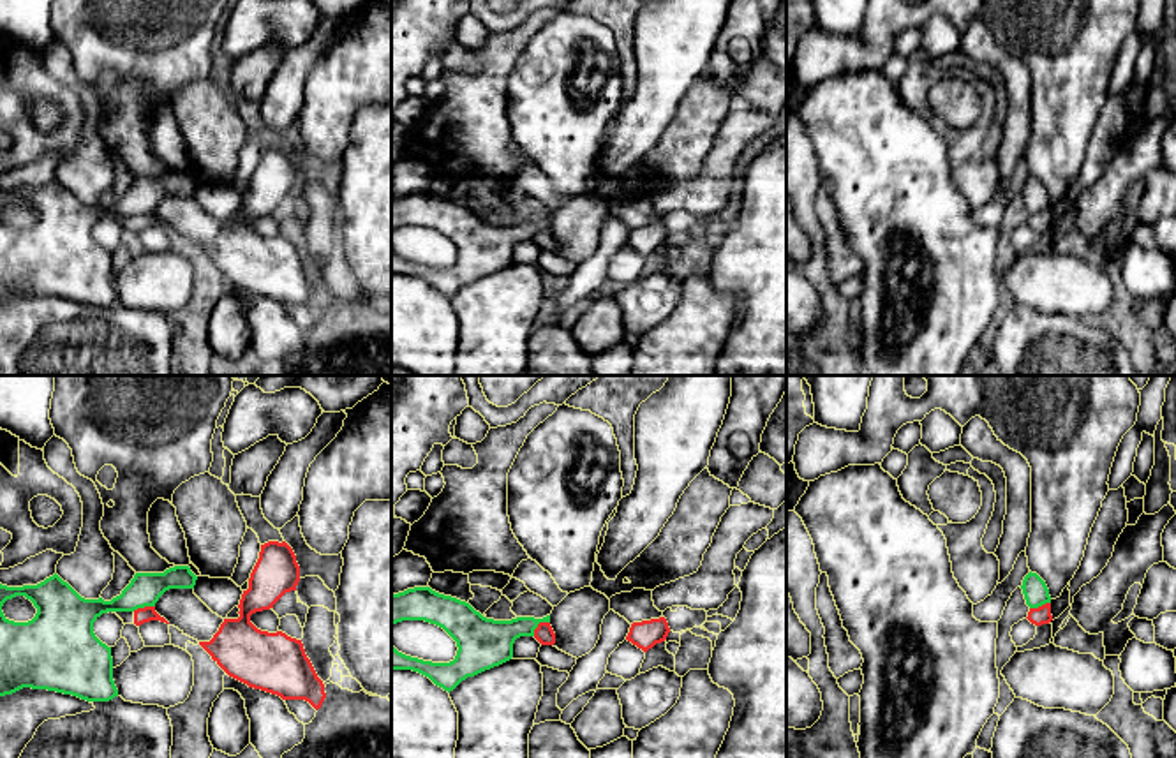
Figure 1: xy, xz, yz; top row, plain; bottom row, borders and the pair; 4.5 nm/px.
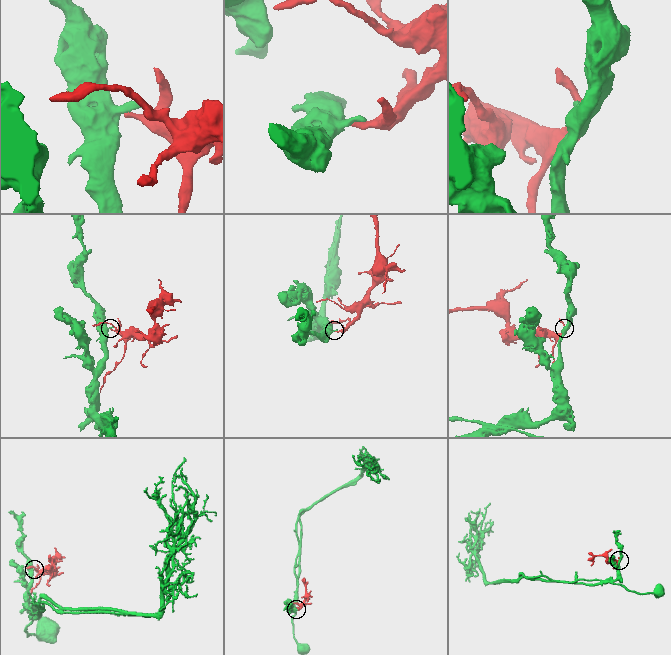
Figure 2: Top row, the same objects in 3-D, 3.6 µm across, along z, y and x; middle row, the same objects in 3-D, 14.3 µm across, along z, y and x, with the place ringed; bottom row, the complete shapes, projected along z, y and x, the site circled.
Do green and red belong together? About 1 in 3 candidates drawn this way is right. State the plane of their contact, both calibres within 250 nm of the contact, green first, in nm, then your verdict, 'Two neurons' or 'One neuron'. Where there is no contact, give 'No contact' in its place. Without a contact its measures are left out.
Touches green in xz. Thickness 220 nm (green) against 90 nm. Two neurons

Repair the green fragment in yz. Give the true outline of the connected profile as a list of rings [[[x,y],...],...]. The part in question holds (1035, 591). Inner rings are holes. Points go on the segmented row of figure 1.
[[[1028,573],[1023,580],[1023,594],[1030,608],[1038,608],[1051,603],[1049,589],[1046,582],[1037,573]]]

